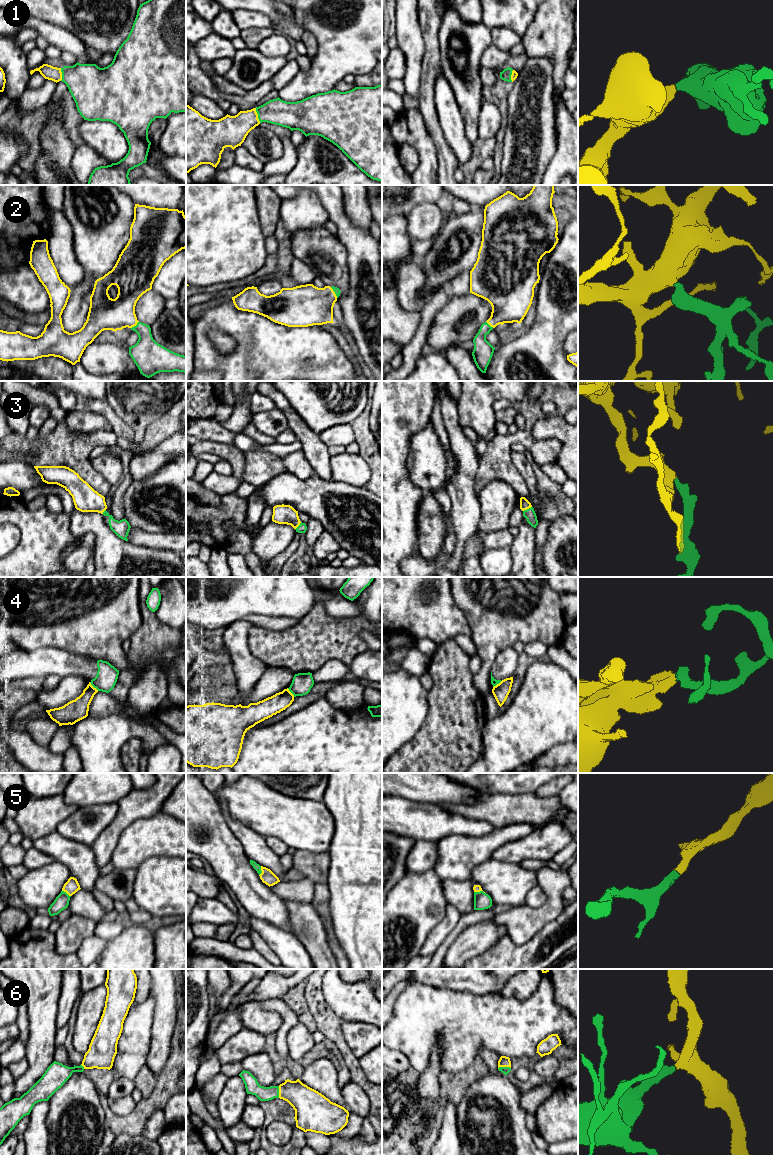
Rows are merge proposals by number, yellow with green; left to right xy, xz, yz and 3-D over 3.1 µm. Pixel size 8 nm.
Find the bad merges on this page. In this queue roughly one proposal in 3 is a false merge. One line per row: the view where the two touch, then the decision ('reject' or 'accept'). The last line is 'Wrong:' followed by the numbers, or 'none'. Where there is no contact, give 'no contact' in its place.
1: contact in xz; accept
2: contact in xy; accept
3: contact in yz; accept
4: contact in xy; reject
5: contact in xz; accept
6: contact in yz; accept
Wrong: 4

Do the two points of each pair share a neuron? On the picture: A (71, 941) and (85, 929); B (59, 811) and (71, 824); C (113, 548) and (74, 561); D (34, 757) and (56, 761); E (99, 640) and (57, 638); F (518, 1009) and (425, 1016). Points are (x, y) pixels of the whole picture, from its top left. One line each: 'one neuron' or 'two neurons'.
A: one neuron
B: two neurons
C: two neurons
D: one neuron
E: one neuron
F: one neuron

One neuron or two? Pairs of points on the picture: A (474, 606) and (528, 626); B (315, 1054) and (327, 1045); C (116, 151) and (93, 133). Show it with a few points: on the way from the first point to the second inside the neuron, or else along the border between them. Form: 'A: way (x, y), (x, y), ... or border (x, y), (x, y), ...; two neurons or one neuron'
A: way (487, 611), (497, 612), (502, 617), (515, 618); one neuron
B: way (318, 1051), (324, 1048); one neuron
C: way (110, 145), (99, 135); one neuron

